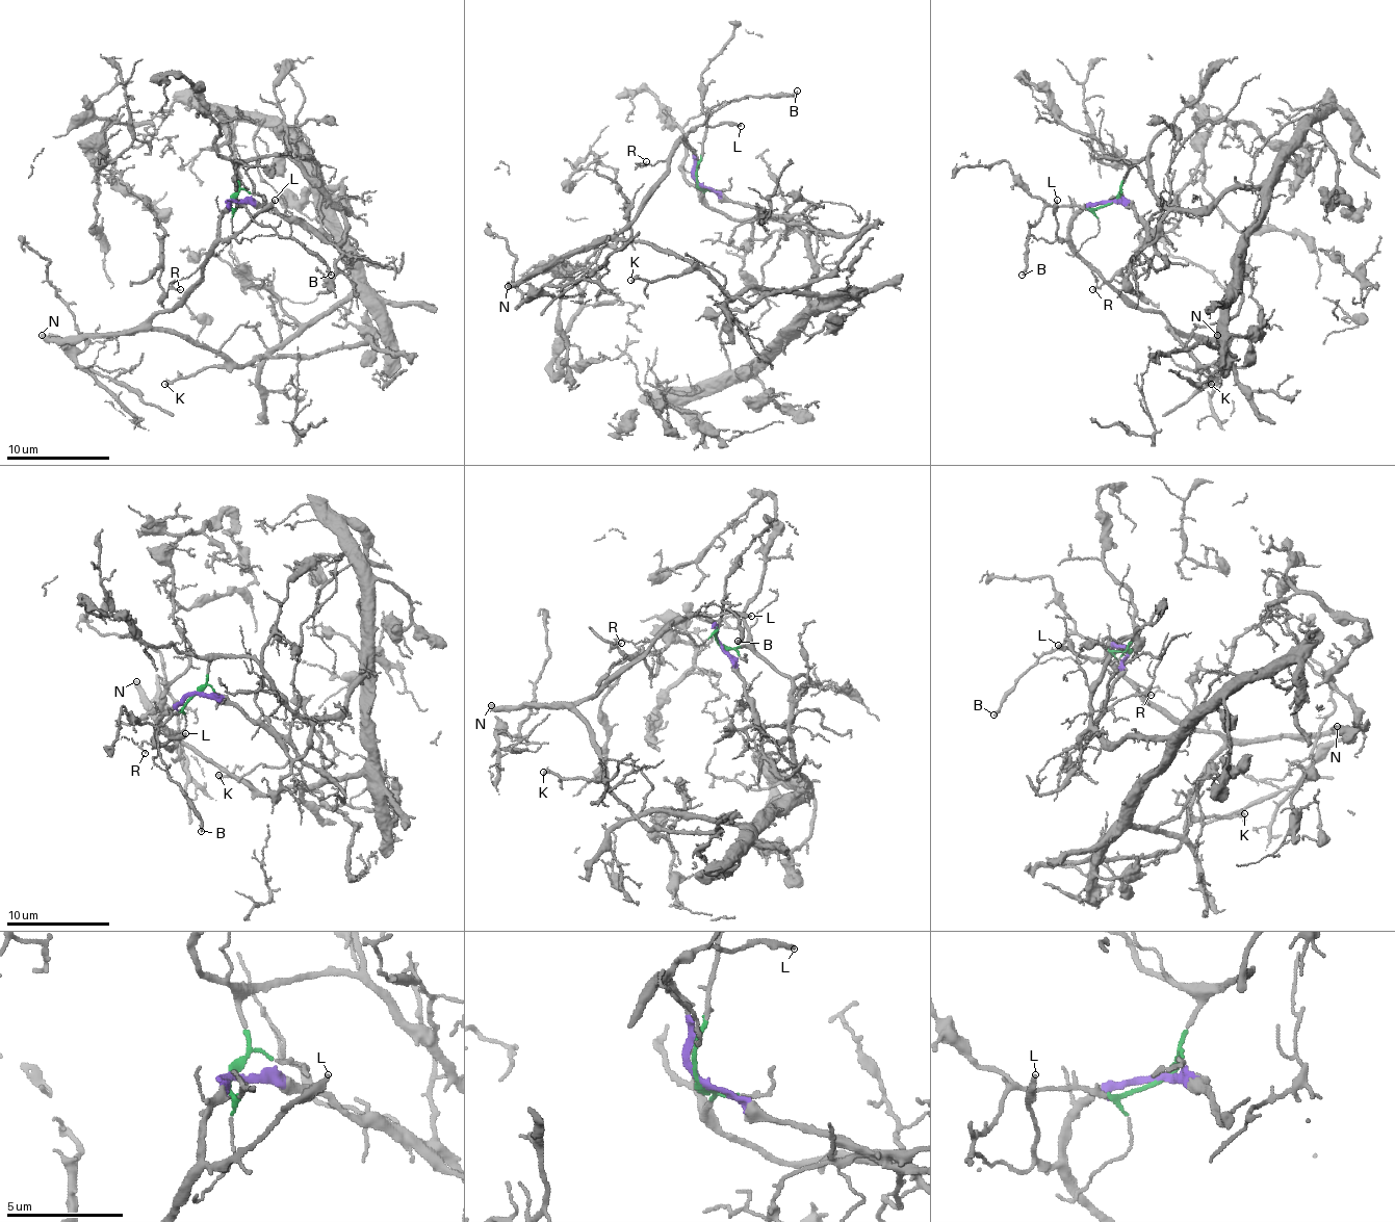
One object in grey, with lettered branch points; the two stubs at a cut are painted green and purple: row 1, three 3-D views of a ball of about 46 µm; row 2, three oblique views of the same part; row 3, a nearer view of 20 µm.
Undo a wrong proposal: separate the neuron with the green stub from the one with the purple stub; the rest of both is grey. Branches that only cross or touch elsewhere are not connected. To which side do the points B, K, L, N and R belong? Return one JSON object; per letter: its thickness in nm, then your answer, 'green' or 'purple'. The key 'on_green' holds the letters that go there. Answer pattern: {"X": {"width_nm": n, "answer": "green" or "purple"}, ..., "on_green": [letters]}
{"B": {"width_nm": 200, "answer": "green"}, "K": {"width_nm": 240, "answer": "purple"}, "L": {"width_nm": 260, "answer": "purple"}, "N": {"width_nm": 400, "answer": "purple"}, "R": {"width_nm": 80, "answer": "purple"}, "on_green": ["B"]}

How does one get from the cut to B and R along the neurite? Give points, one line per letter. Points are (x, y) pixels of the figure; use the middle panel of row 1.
B: (697, 182), (704, 120), (709, 114), (723, 104), (749, 97), (793, 97), (798, 92)
R: (697, 182), (695, 158), (685, 137), (664, 161), (638, 166), (646, 161)

